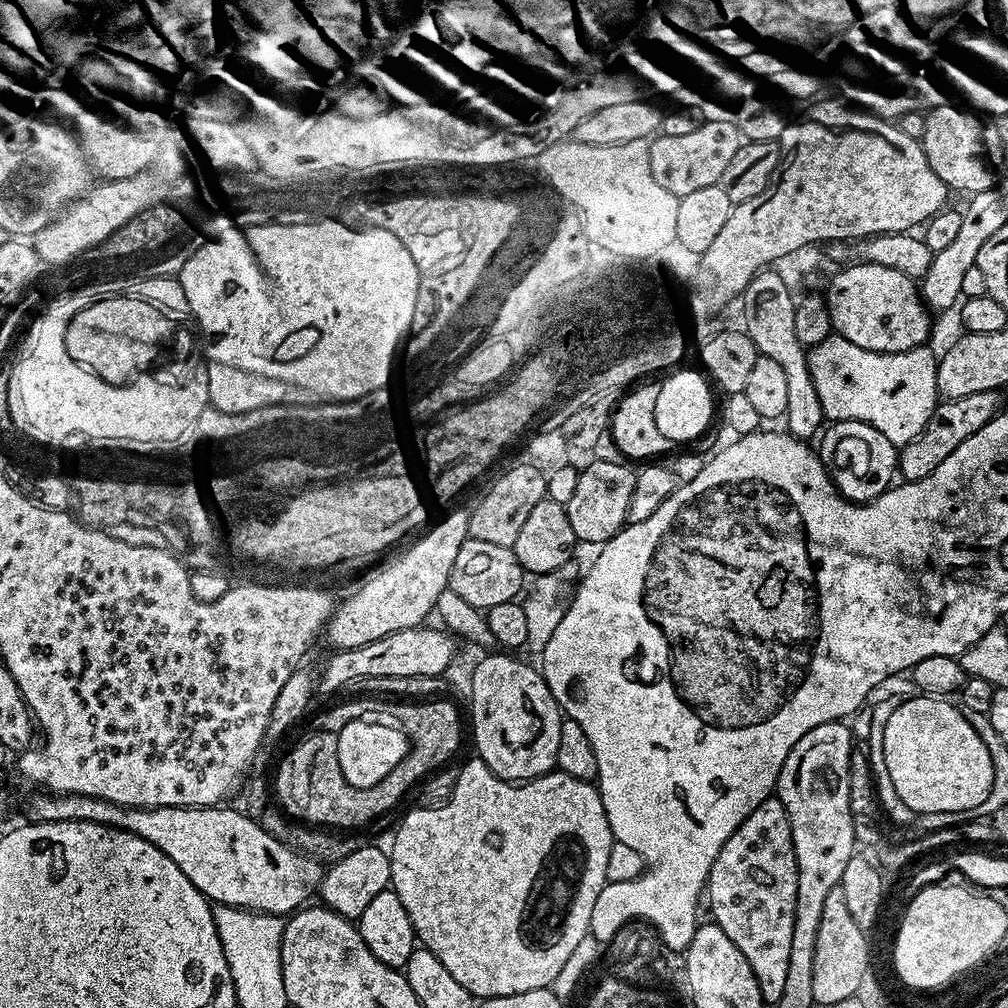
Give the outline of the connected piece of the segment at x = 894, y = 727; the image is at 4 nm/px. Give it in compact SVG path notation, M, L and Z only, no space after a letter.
M925 694L919 698L921 700L905 699L885 726L887 773L894 782L898 798L902 798L910 810L918 810L921 814L970 810L981 804L994 786L994 762L990 762L990 750L986 750L986 742L978 735L978 730L974 730L951 703L944 704L948 702Z

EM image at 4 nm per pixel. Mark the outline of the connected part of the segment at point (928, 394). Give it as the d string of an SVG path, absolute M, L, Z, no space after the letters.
M821 334L802 347L801 361L811 375L827 421L866 421L877 427L893 447L904 448L920 436L937 408L932 361L927 351L897 356L859 352L845 340Z

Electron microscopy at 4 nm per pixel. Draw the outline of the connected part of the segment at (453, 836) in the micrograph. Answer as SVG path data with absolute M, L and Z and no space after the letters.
M471 762L456 776L456 785L452 788L452 797L437 808L428 808L425 812L416 812L408 816L396 828L392 836L392 845L387 845L388 888L402 902L402 910L406 910L406 918L410 918L412 932L416 936L419 947L424 948L477 1001L510 998L527 992L539 992L547 985L548 979L562 966L562 962L573 951L580 931L586 928L590 920L590 905L596 900L600 891L600 875L606 850L610 843L608 823L600 805L600 797L589 785L553 774L537 780L534 784L518 788L507 788L496 781L478 762Z

